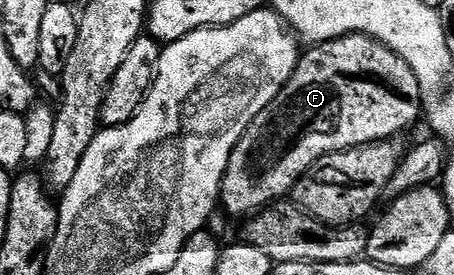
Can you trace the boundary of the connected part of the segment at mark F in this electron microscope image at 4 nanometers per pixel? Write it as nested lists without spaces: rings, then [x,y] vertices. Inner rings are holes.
[[[348,34],[344,38],[335,38],[329,42],[313,45],[301,53],[300,60],[296,63],[296,71],[292,74],[292,79],[284,85],[282,92],[278,92],[278,96],[274,96],[274,100],[270,100],[270,104],[266,104],[266,108],[262,108],[262,112],[258,112],[258,116],[254,116],[254,120],[250,124],[250,128],[246,128],[242,140],[238,140],[238,144],[230,156],[230,164],[226,164],[226,172],[220,185],[219,205],[222,210],[225,210],[228,214],[233,214],[236,218],[241,217],[240,219],[243,219],[245,216],[251,216],[266,206],[287,199],[291,195],[292,187],[296,185],[300,177],[322,156],[339,154],[341,150],[352,150],[356,146],[369,146],[372,142],[387,142],[395,139],[400,136],[396,134],[402,133],[407,126],[415,124],[416,117],[419,114],[421,117],[422,99],[420,97],[418,76],[414,76],[410,64],[406,64],[406,60],[402,60],[390,48],[386,48],[374,38],[366,37],[365,34]]]

